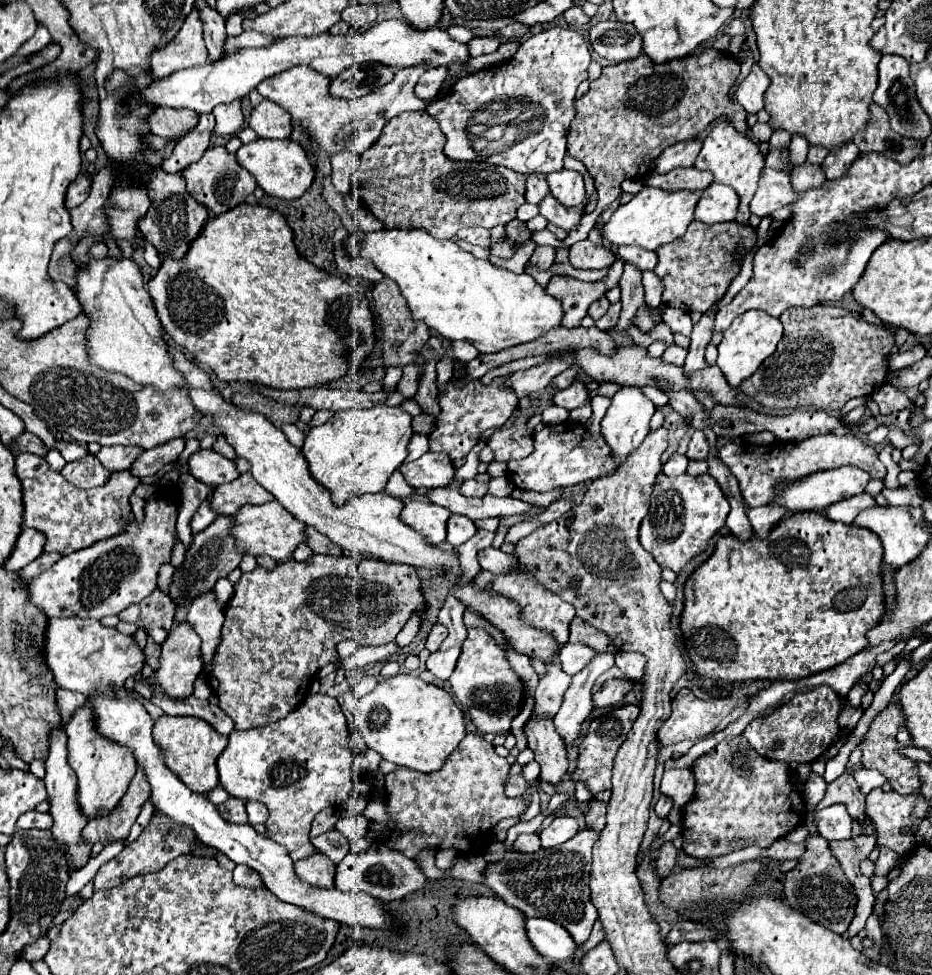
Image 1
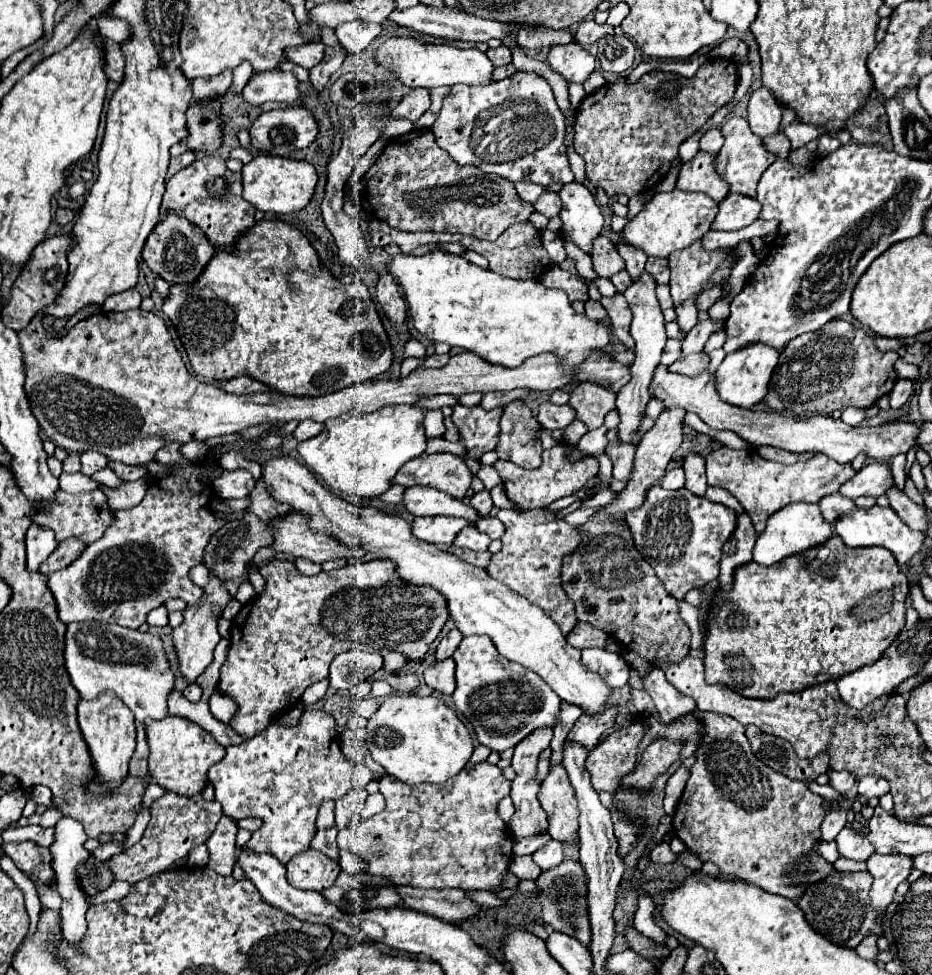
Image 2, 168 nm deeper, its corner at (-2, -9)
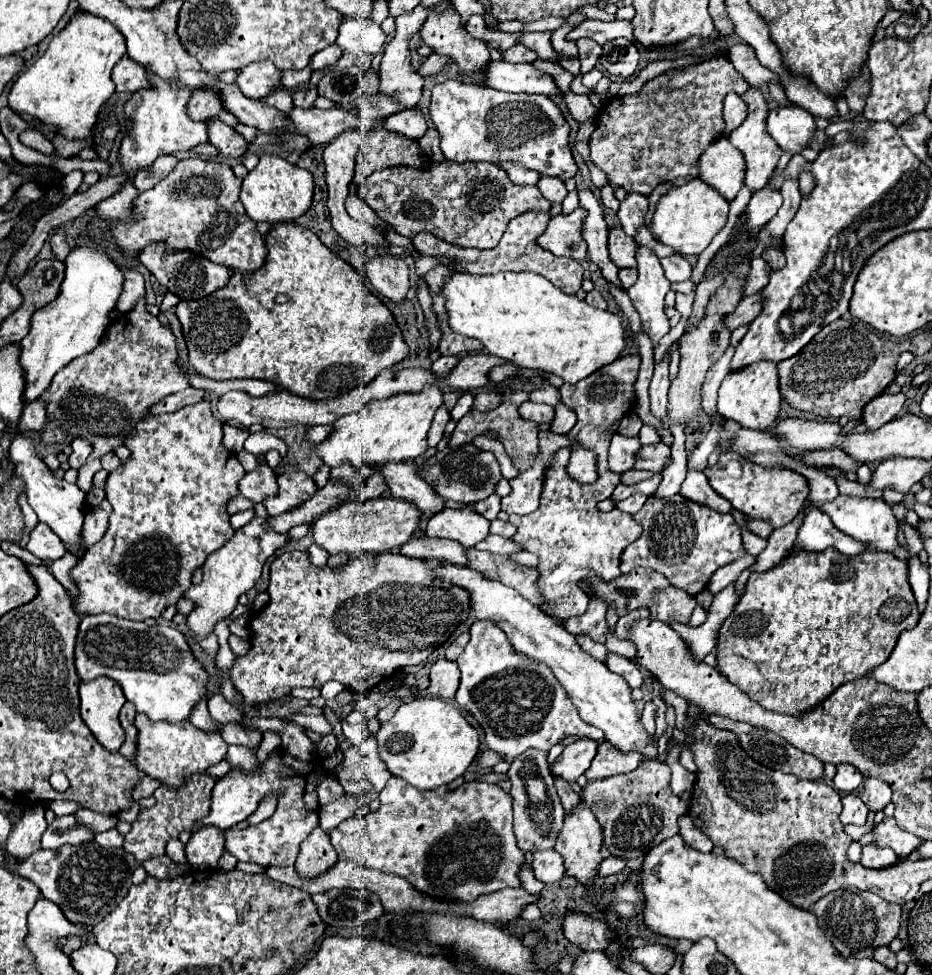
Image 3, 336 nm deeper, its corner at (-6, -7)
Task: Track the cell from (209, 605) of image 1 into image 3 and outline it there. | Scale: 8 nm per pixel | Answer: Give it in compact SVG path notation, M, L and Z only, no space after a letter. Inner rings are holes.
M205 398L171 414L149 416L127 436L125 446L131 450L131 456L121 462L119 470L109 472L105 480L105 498L113 506L109 528L71 570L79 588L75 600L79 614L107 612L127 620L159 618L167 606L183 598L183 592L191 586L195 568L201 568L207 556L235 534L229 524L227 502L239 496L237 482L245 476L245 470L235 452L223 446L221 428L223 424L213 416L211 402Z

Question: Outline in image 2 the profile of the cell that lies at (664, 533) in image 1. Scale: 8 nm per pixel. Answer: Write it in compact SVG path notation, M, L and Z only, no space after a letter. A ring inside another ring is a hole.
M657 484L647 492L645 504L627 514L627 524L631 526L635 546L665 588L675 598L683 598L691 588L701 588L719 576L721 550L735 530L735 518L735 512L727 506L695 496L687 488L665 490Z

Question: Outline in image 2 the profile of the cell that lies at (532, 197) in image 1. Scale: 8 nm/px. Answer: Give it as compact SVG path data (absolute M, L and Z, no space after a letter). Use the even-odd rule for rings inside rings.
M517 182L515 184L515 190L517 190L517 194L525 200L525 202L529 202L529 204L535 204L537 200L539 200L539 196L545 192L545 188L543 186L539 186L539 184L531 184L531 182Z

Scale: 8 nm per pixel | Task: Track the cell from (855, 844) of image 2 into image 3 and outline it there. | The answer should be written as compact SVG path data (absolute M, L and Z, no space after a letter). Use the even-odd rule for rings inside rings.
M867 846L863 848L863 858L861 858L861 864L865 868L889 868L893 864L897 864L901 858L891 852L891 848L875 848L875 846Z

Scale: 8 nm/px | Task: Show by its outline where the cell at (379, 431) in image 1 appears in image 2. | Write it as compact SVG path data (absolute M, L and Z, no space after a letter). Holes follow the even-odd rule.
M405 404L385 406L371 414L345 412L329 418L319 436L299 442L297 452L333 492L377 498L393 486L393 476L405 462L425 452L425 442L423 410Z

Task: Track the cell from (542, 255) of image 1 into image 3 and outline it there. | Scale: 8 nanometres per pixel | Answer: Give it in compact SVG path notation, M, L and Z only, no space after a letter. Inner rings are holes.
M577 208L571 214L553 216L545 232L537 236L537 244L555 256L585 260L585 256L581 256L587 254L587 244L581 236L585 216L587 216L585 208Z

